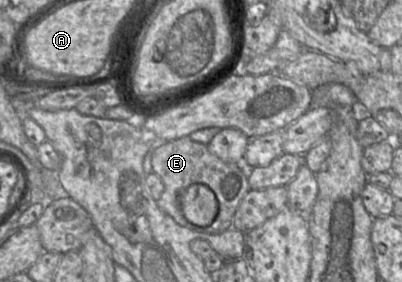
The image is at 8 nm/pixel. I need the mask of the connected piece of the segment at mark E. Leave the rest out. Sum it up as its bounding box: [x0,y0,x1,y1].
[151,136,254,234]

